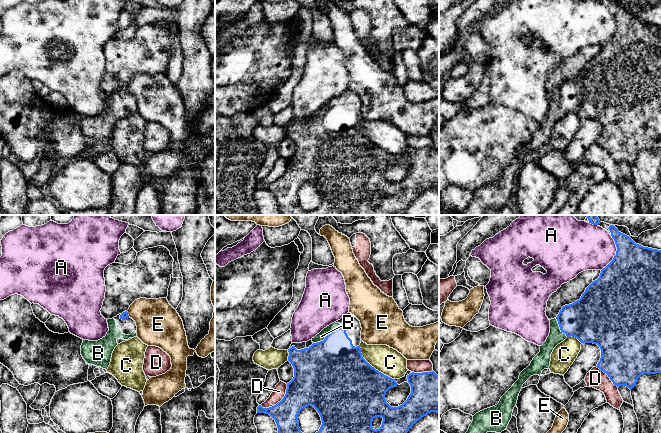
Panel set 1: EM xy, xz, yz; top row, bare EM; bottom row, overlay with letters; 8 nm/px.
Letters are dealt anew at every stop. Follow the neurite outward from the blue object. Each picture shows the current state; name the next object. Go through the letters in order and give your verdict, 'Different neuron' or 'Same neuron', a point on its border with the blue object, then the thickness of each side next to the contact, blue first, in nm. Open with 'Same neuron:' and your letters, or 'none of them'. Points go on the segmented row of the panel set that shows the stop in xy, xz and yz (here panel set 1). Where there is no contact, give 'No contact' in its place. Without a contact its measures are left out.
Same neuron: B
A: Different neuron. Touches blue at yz (616, 253). Thickness 460 nm (blue) against 360 nm
B: Same neuron. Touches blue at xz (326, 336). Thickness 460 nm (blue) against 70 nm
C: Different neuron. Touches blue at xz (370, 365). Thickness 500 nm (blue) against 220 nm
D: Different neuron. Touches blue at xz (278, 402). Thickness 260 nm (blue) against 100 nm
E: Different neuron. Touches blue at xy (127, 314). Thickness 60 nm (blue) against 340 nm

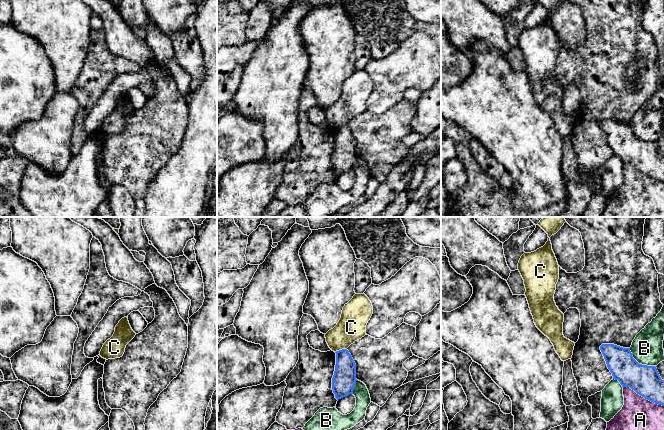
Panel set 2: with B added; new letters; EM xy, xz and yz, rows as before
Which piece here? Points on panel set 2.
Same neuron: none of them
A: Different neuron. Touches blue at yz (643, 396). Thickness 240 nm (blue) against 260 nm
B: Different neuron. Touches blue at yz (638, 363). Thickness 240 nm (blue) against 260 nm
C: Different neuron. Touches blue at xz (340, 350). Thickness 190 nm (blue) against 220 nm

